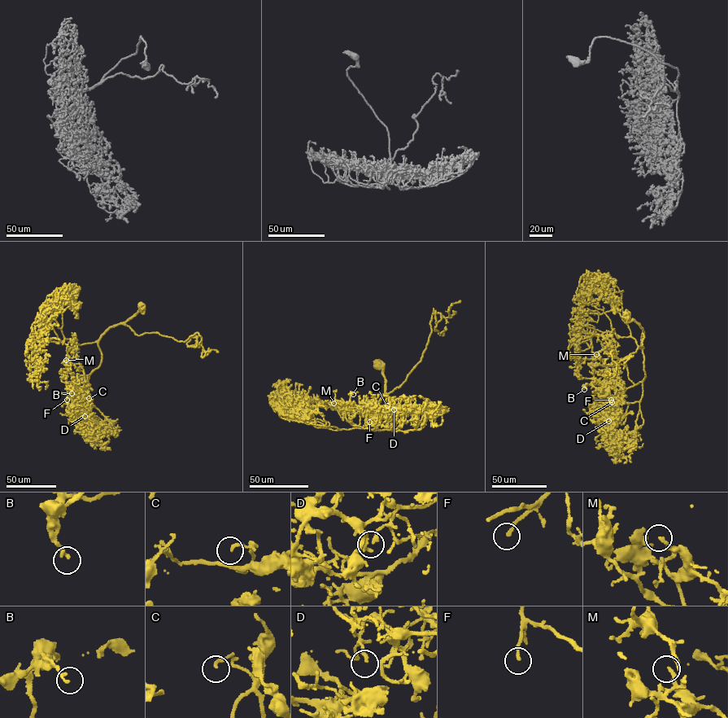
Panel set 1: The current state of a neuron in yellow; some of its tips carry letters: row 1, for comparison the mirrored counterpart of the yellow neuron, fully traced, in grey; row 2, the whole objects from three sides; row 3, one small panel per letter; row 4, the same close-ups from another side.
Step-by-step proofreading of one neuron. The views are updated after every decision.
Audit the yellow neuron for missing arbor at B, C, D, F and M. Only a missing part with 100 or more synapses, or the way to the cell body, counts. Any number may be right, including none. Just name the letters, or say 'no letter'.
F

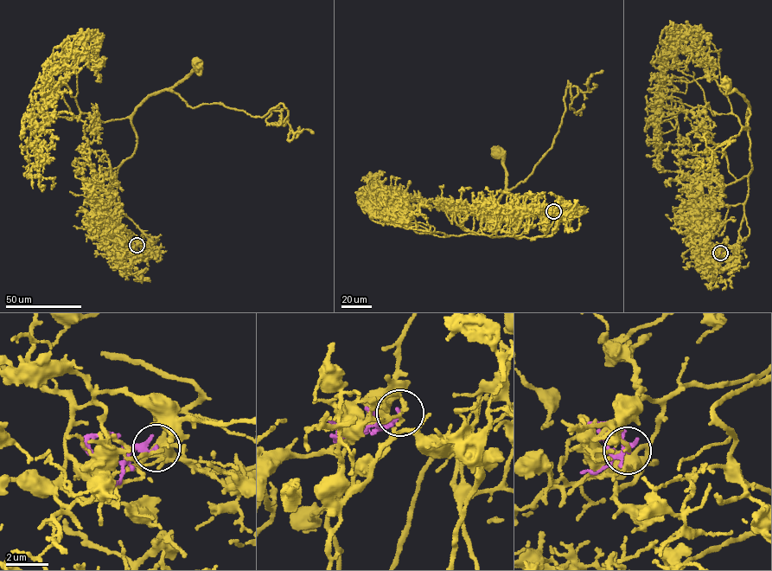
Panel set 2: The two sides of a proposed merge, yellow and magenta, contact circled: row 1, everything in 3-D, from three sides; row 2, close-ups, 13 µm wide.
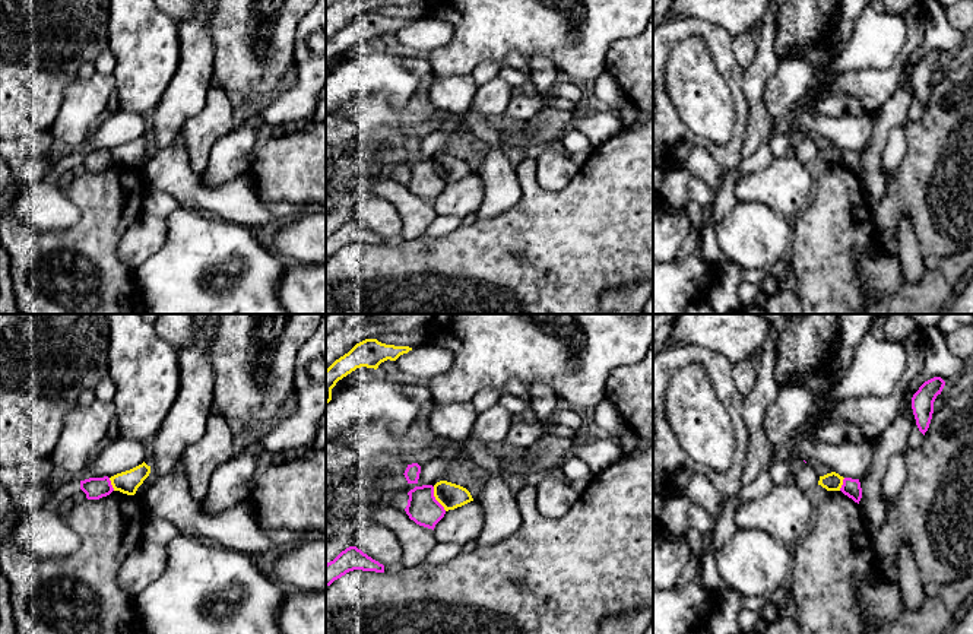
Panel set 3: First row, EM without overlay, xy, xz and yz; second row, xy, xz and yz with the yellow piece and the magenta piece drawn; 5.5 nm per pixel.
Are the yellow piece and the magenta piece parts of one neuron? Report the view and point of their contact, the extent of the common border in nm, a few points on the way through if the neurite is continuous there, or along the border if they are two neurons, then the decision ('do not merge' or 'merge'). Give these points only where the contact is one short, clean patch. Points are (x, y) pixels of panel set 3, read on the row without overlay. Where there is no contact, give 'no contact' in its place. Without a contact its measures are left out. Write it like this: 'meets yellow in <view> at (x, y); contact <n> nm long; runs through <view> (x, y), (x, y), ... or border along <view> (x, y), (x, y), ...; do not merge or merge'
meets yellow in xz at (436, 171); contact 150 nm long; border along xz (433, 159), (433, 168), (446, 183); do not merge

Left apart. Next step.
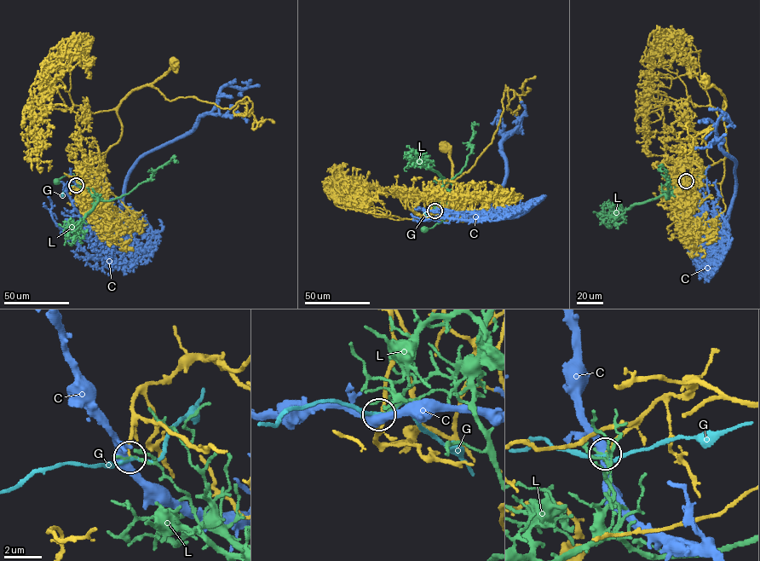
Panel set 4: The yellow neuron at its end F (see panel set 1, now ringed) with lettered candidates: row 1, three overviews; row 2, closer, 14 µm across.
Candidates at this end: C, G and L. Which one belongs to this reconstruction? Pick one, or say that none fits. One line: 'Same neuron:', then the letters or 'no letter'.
Same neuron: no letter

